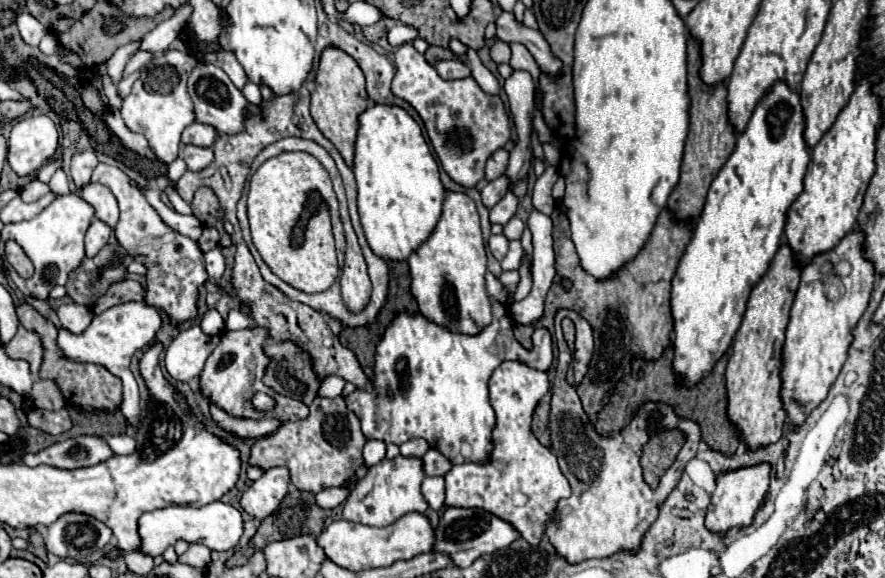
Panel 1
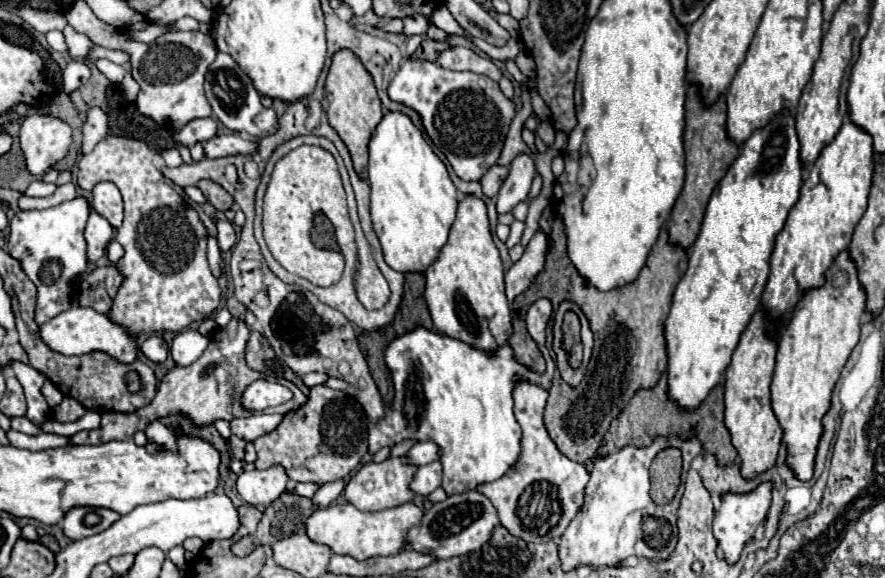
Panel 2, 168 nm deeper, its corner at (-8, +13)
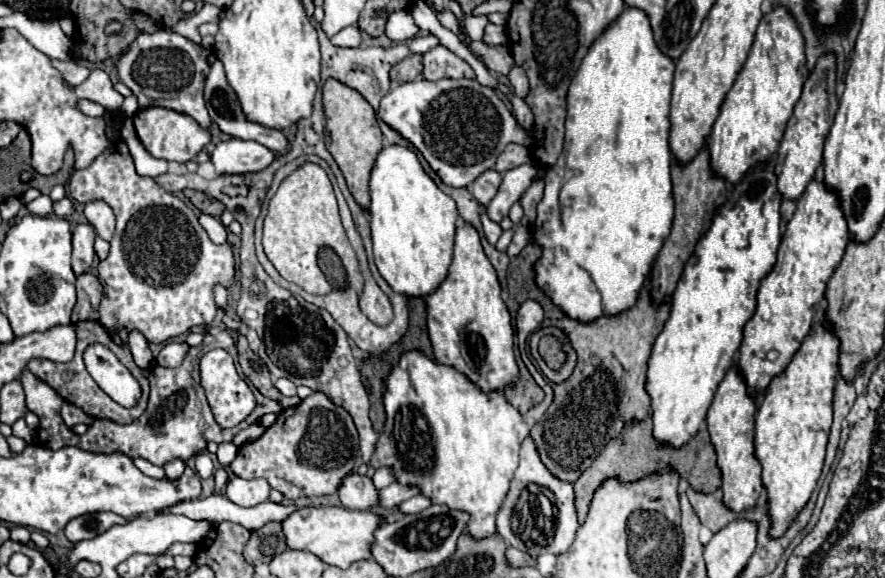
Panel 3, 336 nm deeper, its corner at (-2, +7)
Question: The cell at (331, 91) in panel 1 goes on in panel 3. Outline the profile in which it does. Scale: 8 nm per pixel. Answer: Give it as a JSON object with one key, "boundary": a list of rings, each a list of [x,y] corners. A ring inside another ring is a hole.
{"boundary":[[[334,78],[326,80],[326,84],[322,88],[322,98],[324,98],[324,114],[326,114],[326,140],[328,140],[326,148],[334,156],[336,164],[340,166],[354,200],[360,206],[368,208],[368,204],[370,204],[370,194],[368,194],[370,170],[376,160],[376,154],[382,148],[382,132],[376,122],[376,112],[354,88],[348,88],[346,84],[342,84]]]}

